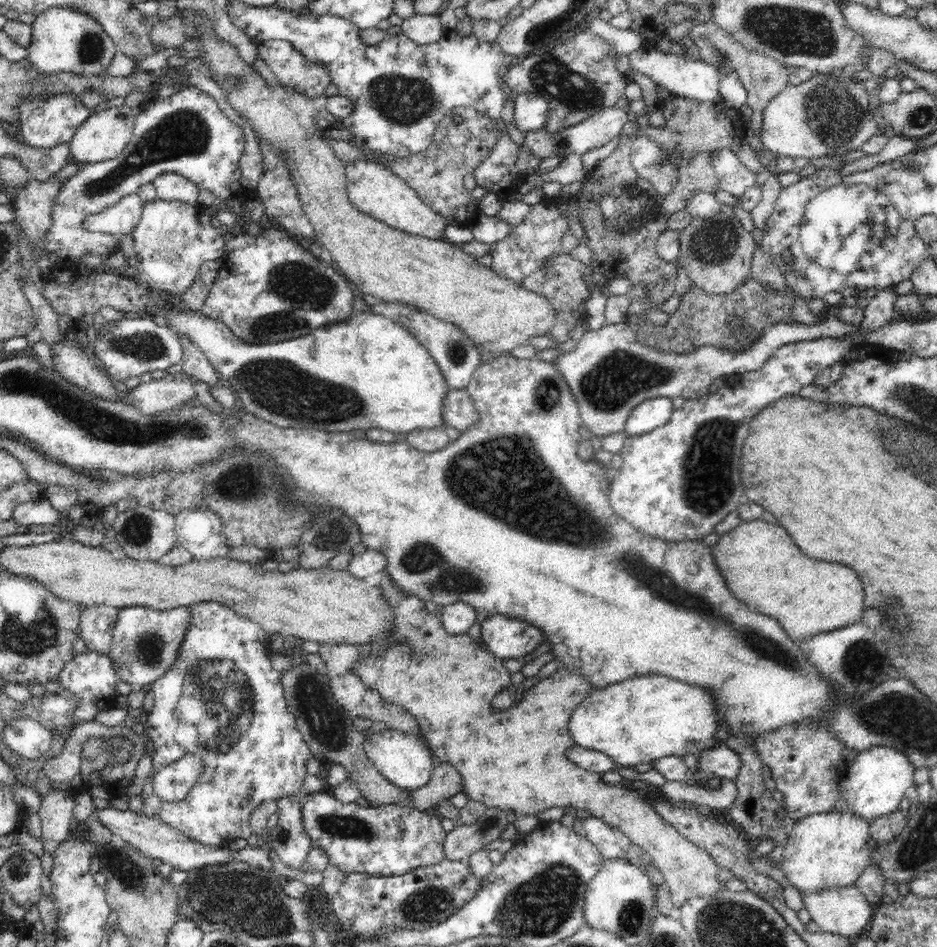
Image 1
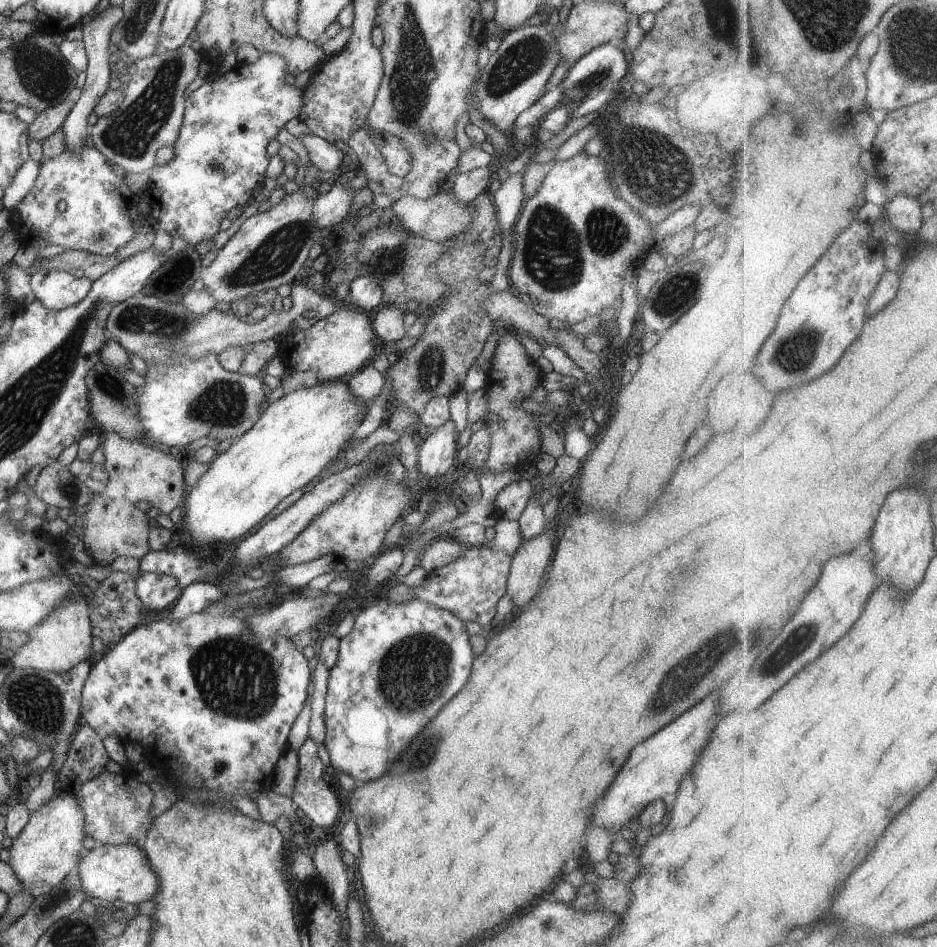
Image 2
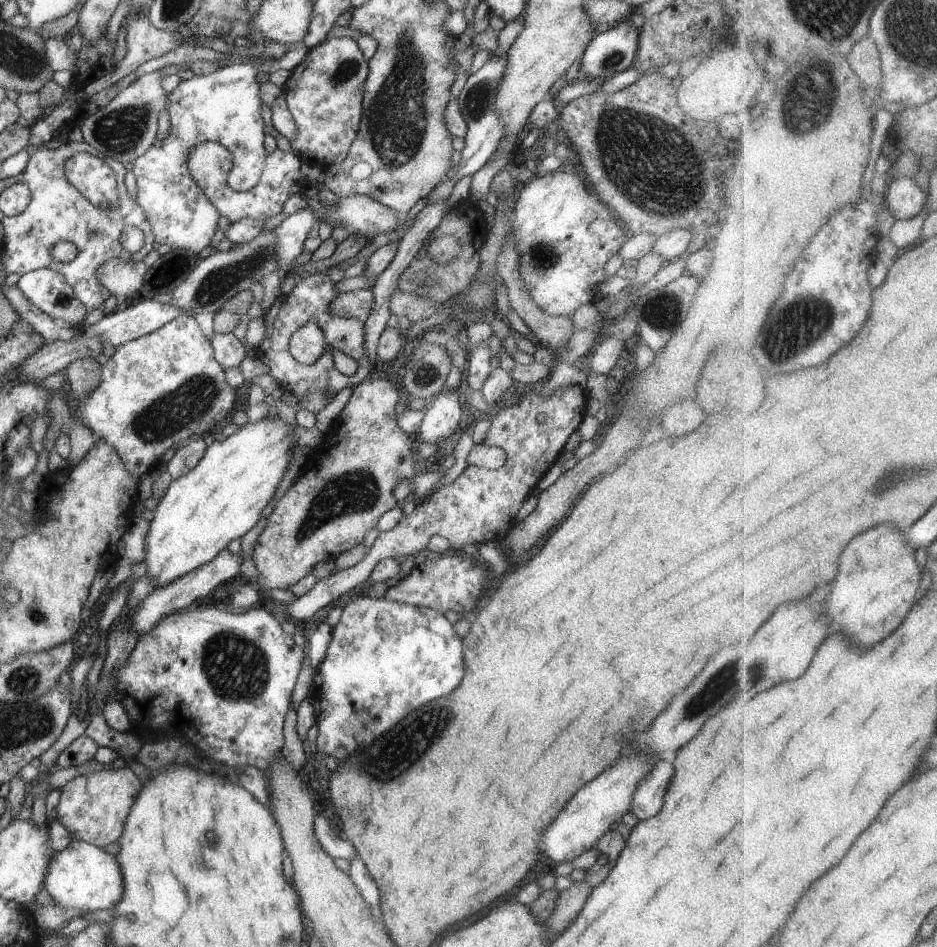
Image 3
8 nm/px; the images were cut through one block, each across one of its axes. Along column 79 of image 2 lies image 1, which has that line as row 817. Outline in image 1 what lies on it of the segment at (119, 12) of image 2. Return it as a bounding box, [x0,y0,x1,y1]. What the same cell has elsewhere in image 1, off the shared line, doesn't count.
[98,808,233,871]

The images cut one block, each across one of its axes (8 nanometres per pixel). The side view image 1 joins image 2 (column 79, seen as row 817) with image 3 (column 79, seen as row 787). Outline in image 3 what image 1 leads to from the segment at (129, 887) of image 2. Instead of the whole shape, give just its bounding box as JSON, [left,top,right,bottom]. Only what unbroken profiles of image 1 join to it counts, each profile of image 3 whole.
[43,838,124,910]

